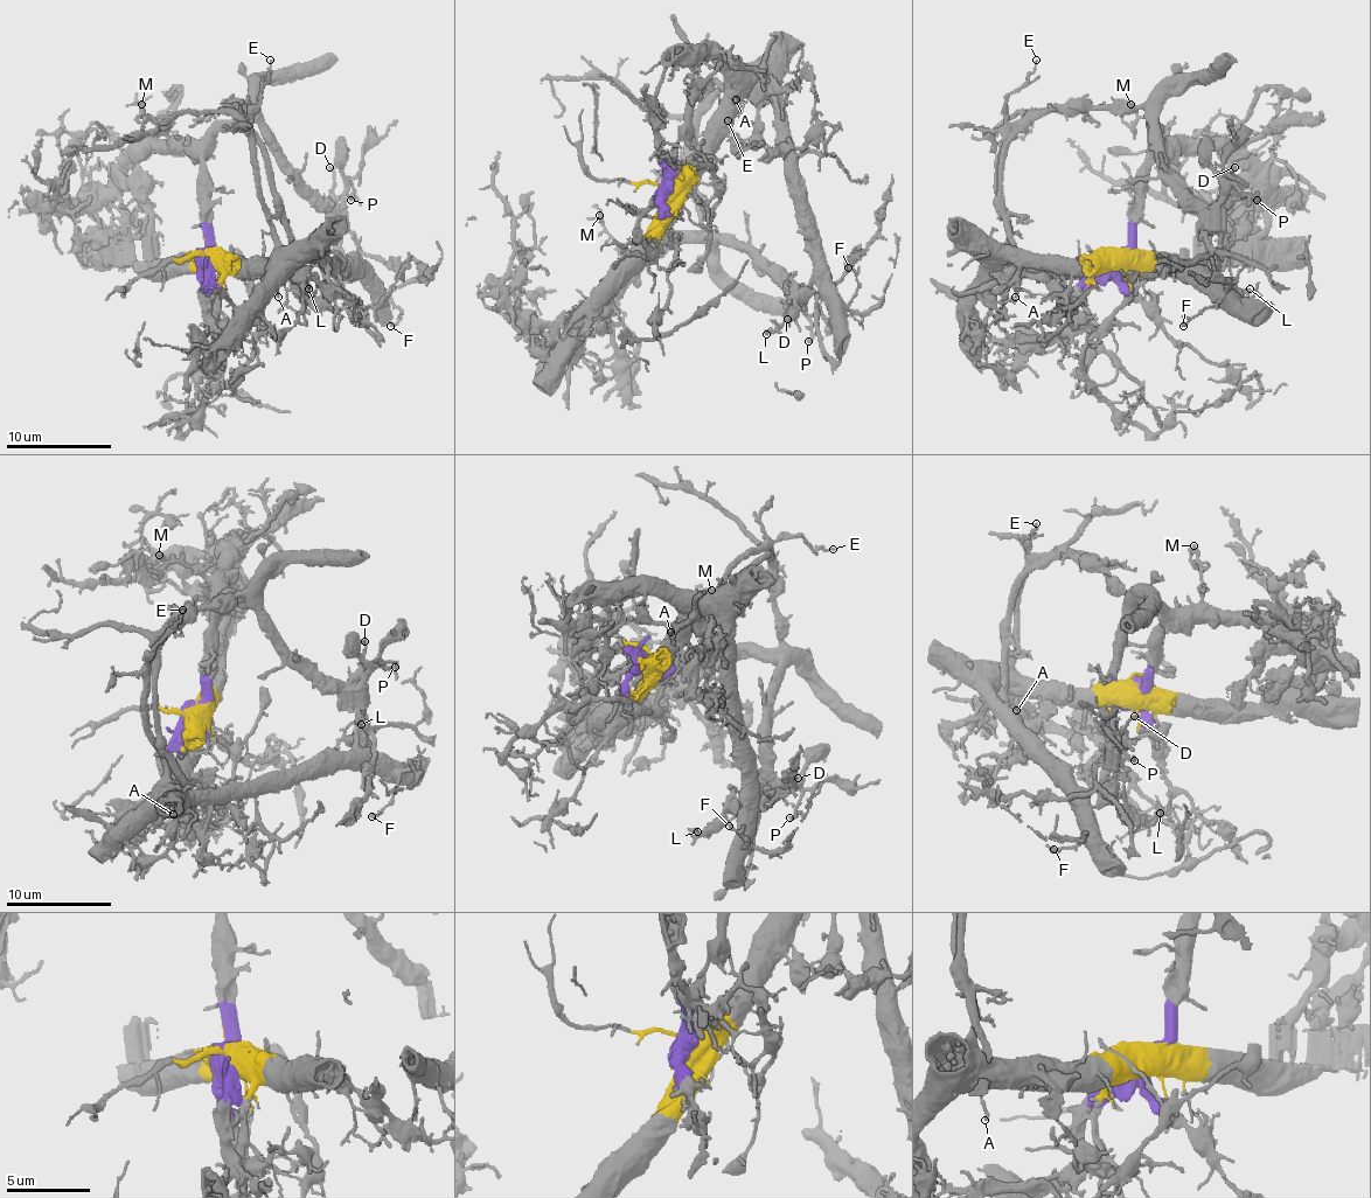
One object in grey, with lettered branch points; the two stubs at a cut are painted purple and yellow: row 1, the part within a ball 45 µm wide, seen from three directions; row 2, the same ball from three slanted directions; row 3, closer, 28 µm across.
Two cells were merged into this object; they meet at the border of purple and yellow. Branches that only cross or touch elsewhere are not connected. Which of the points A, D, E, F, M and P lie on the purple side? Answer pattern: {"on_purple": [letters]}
{"on_purple": ["D", "M", "P"]}

